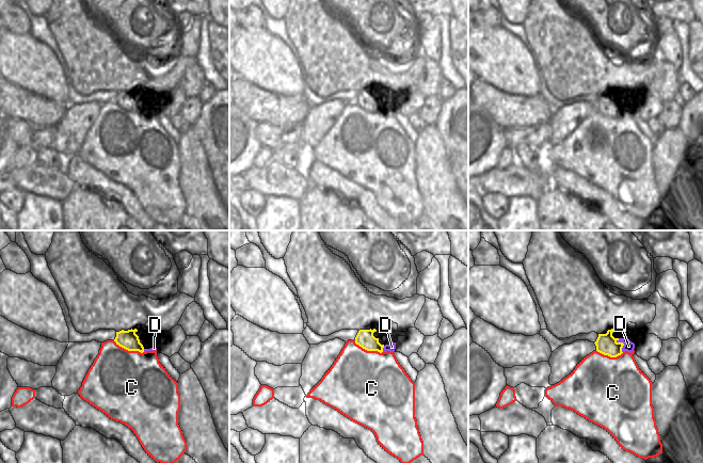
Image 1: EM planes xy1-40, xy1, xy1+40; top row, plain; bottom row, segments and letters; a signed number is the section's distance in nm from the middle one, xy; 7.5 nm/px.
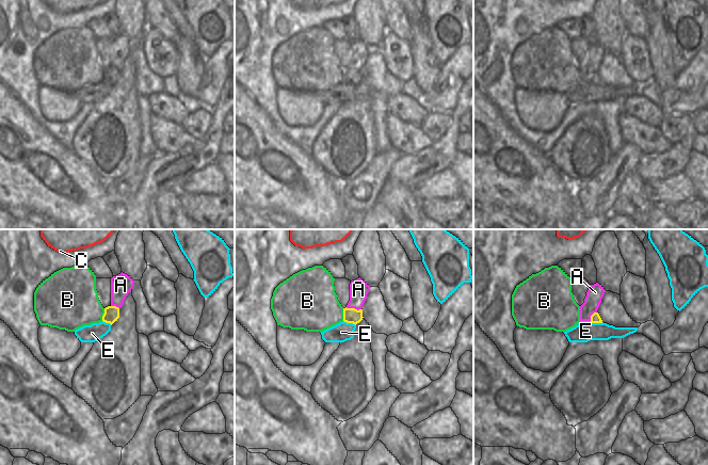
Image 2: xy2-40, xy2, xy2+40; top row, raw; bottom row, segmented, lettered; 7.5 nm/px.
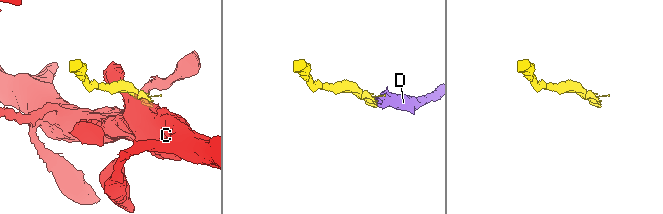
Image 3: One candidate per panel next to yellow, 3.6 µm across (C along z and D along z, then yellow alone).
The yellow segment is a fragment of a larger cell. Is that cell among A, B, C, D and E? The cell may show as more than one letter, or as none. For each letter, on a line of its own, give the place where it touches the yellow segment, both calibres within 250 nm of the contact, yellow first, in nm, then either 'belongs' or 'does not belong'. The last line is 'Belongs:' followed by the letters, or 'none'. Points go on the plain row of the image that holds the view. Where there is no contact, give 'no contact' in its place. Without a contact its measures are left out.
A: xy2 (353, 69) | 110/140 nm | does not belong
B: xy2-40 (103, 76) | 120/380 nm | does not belong
C: xy1-40 (128, 111) | 140/500 nm | does not belong
D: xy1+40 (623, 106) | 160/80 nm | belongs
E: xy2 (350, 83) | 110/140 nm | does not belong
Belongs: D

